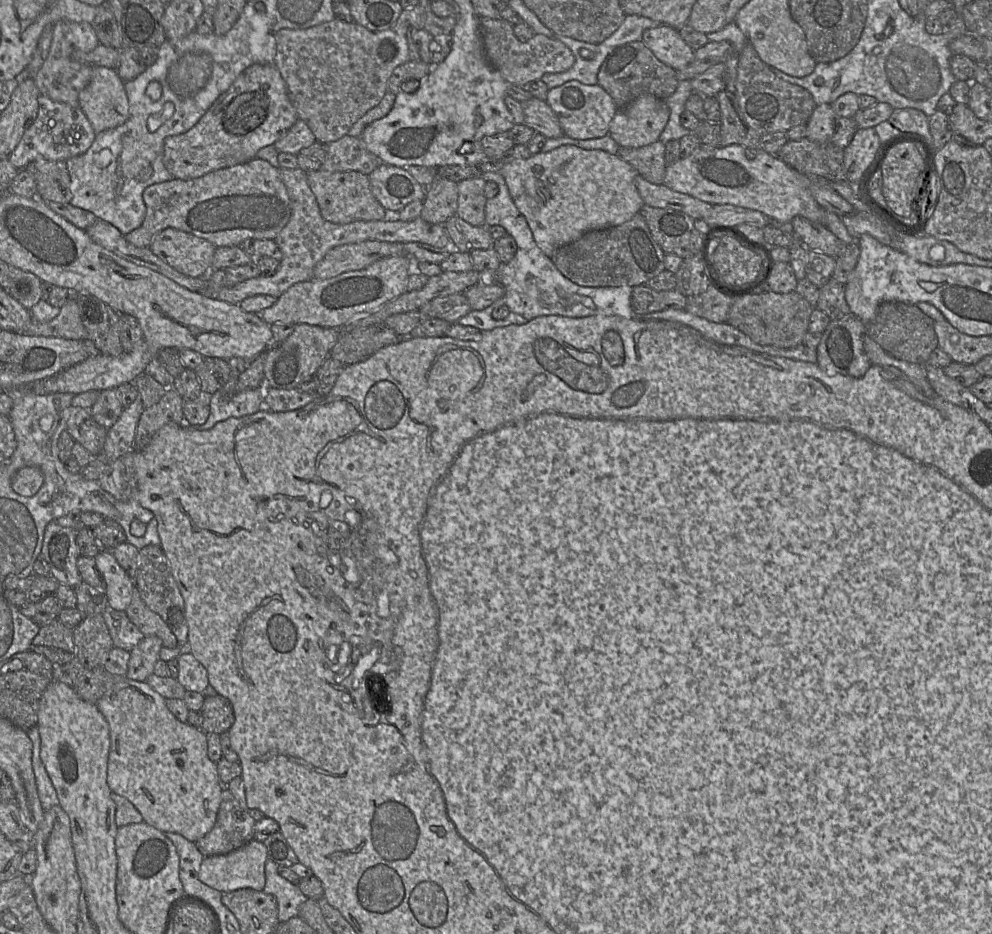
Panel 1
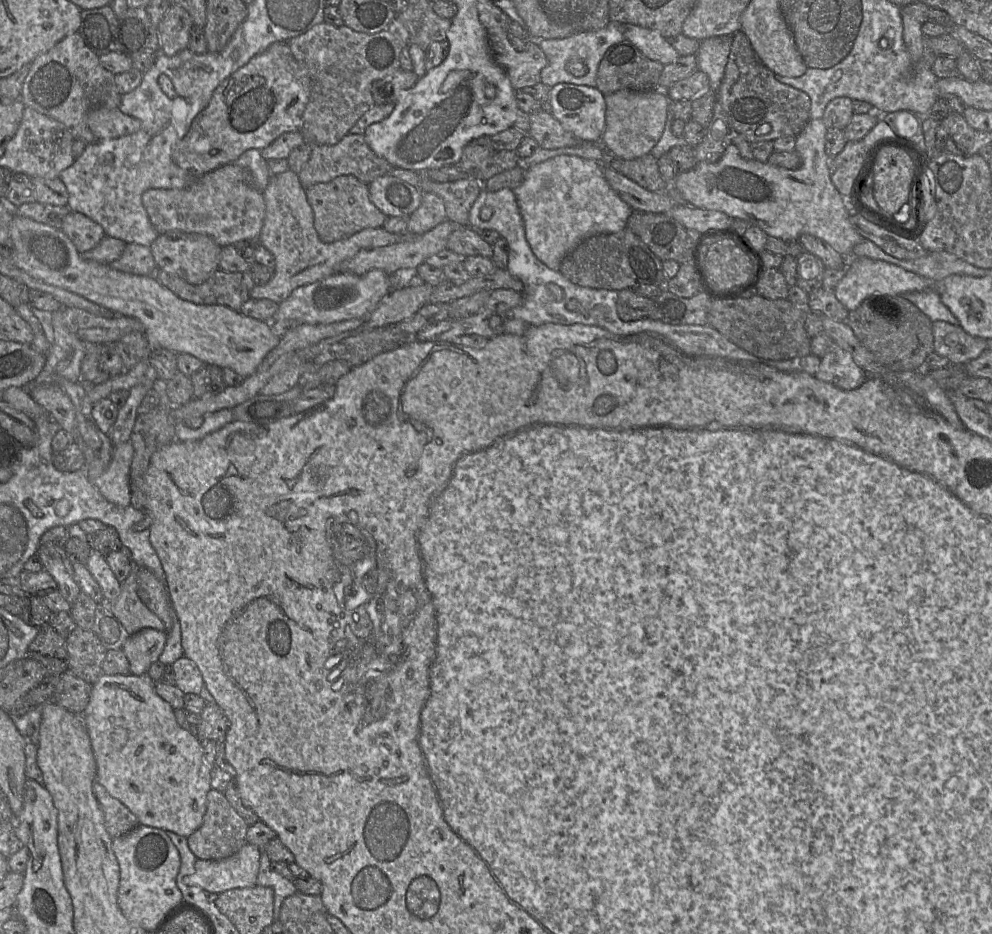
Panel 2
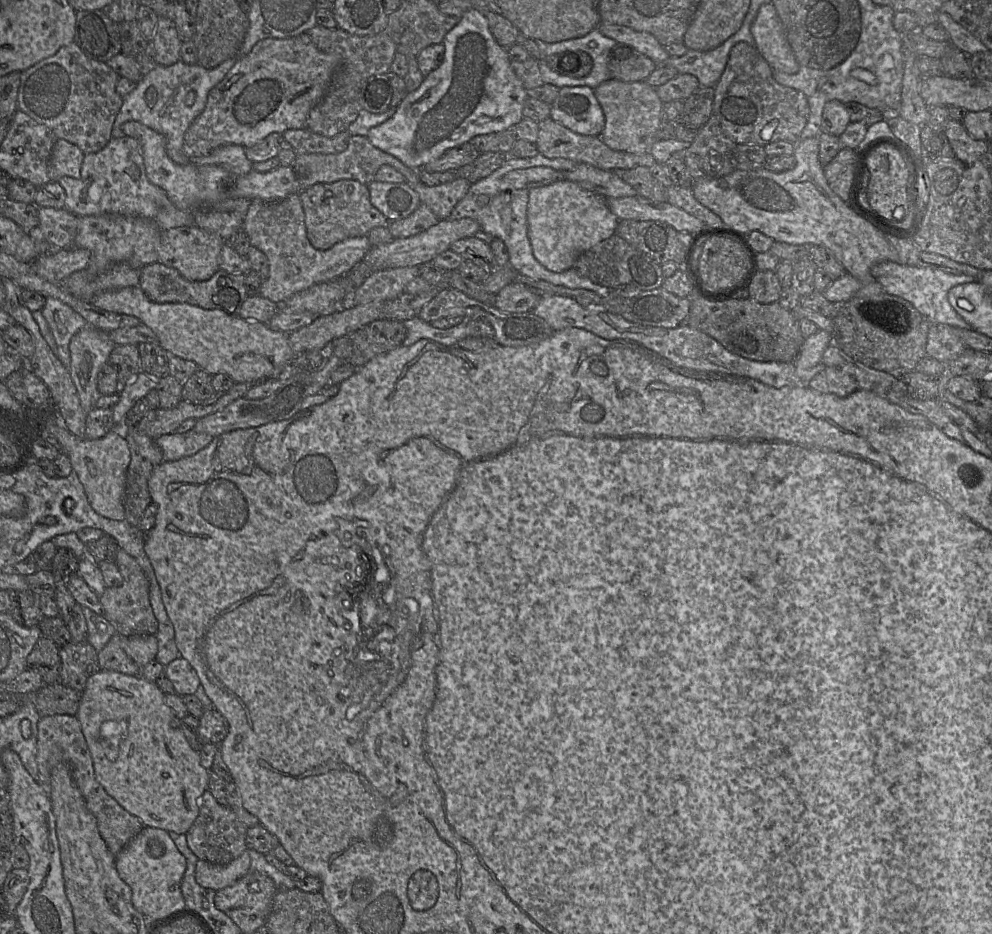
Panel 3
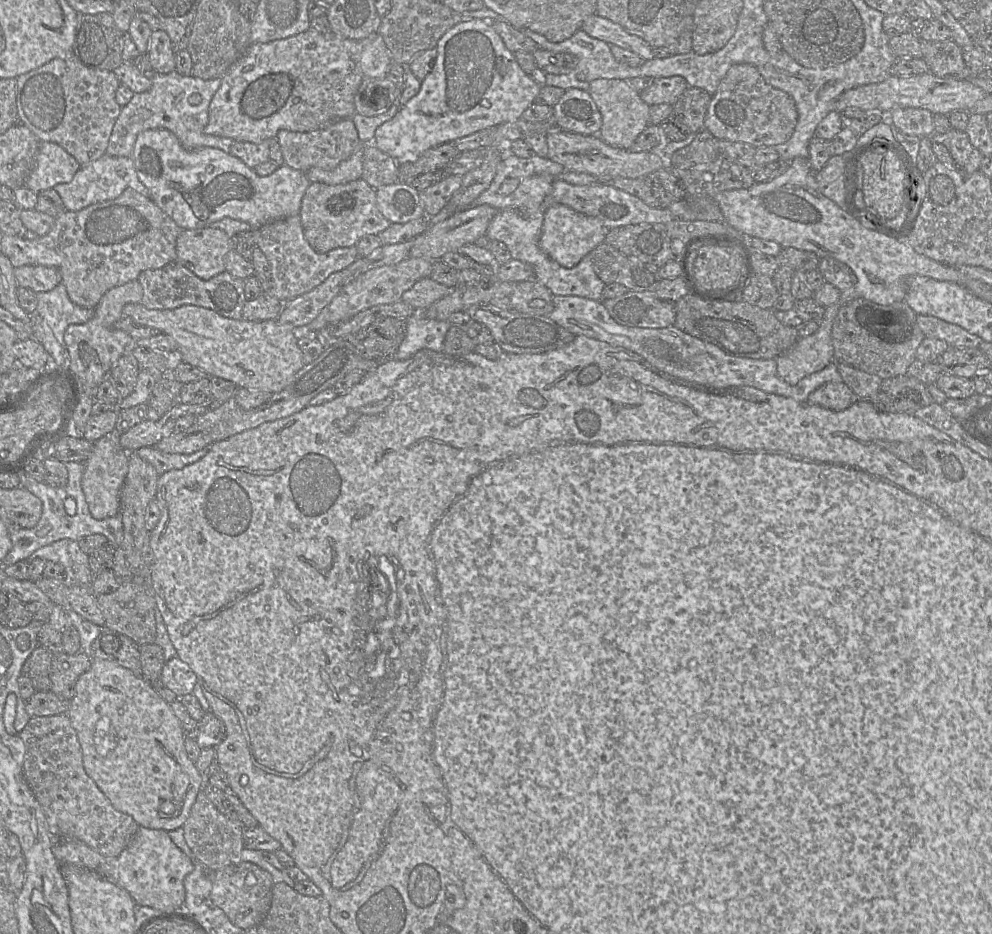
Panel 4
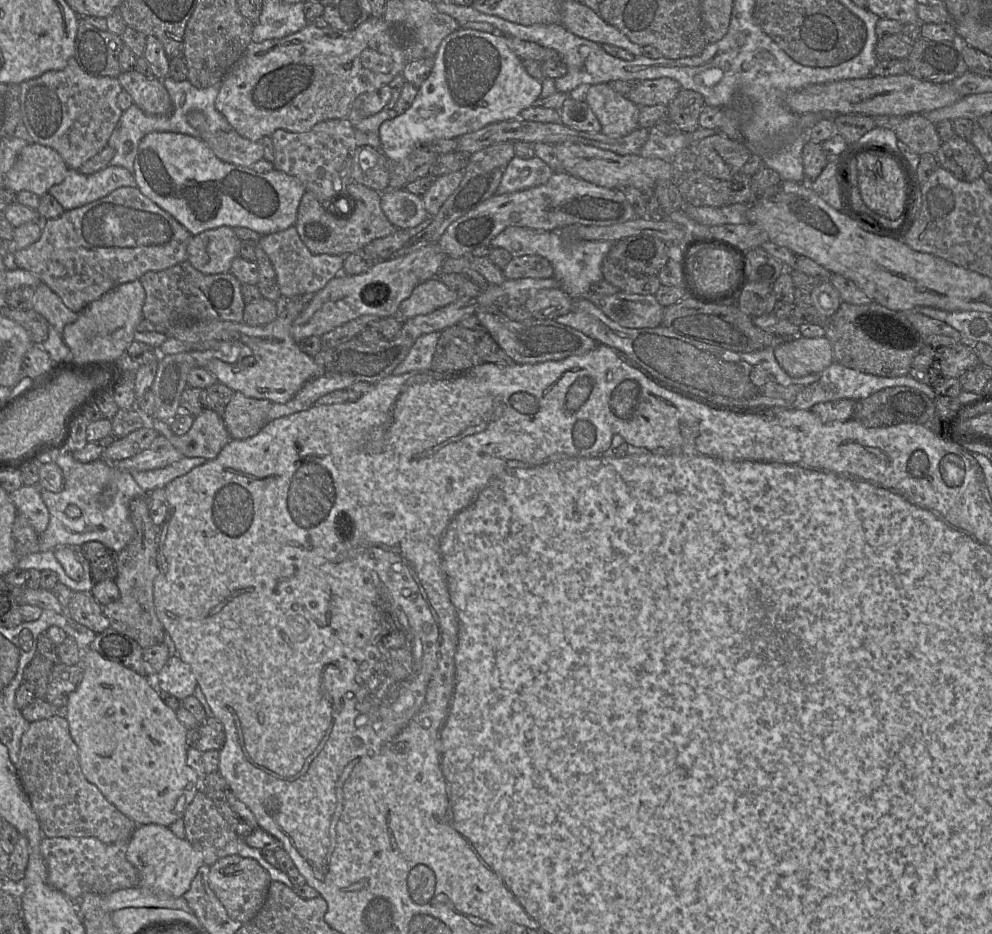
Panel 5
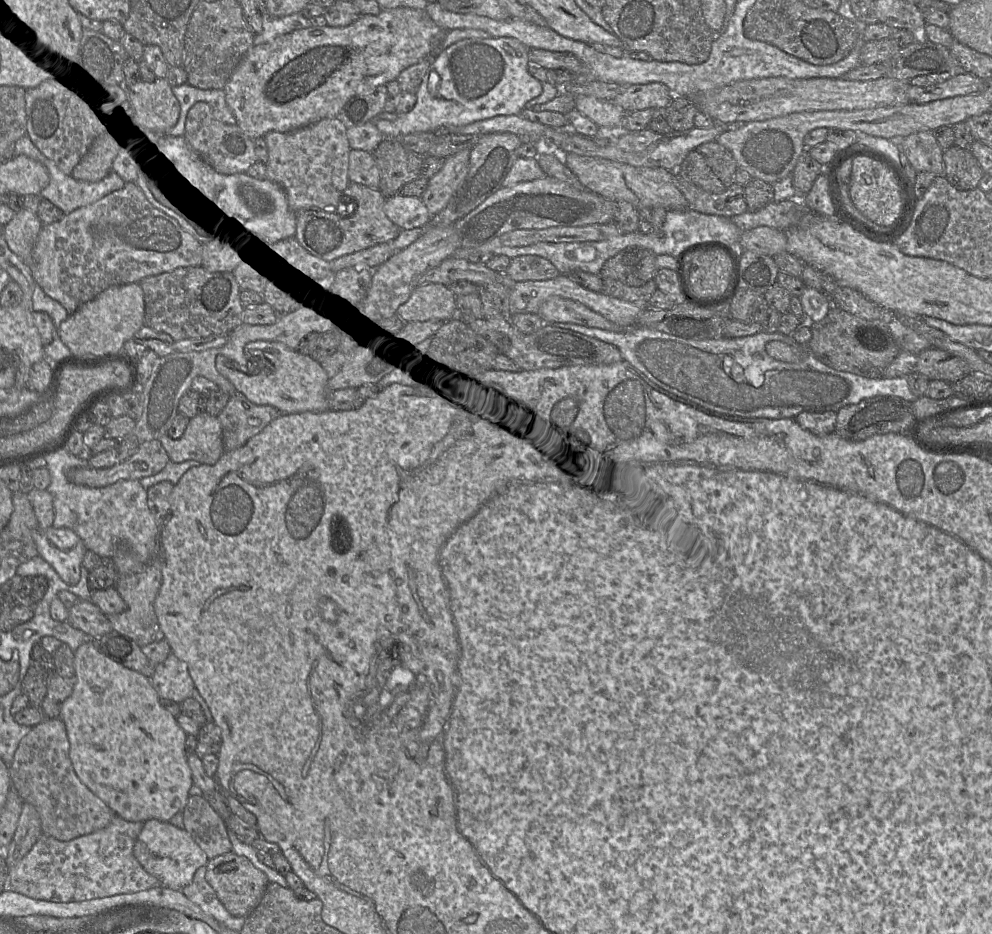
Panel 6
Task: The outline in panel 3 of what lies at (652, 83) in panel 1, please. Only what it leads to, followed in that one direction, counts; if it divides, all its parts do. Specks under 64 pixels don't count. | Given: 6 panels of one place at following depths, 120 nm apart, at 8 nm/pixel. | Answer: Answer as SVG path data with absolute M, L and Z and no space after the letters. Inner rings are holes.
M619 43L612 48L608 58L611 79L622 82L644 82L657 67L647 56Z

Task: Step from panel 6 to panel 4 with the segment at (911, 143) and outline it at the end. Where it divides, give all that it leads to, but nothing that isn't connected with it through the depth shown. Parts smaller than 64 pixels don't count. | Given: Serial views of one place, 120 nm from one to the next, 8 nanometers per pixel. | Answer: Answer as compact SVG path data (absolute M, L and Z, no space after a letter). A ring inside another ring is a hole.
M923 108L892 110L894 125L903 133L919 138L931 137L934 132L933 114Z

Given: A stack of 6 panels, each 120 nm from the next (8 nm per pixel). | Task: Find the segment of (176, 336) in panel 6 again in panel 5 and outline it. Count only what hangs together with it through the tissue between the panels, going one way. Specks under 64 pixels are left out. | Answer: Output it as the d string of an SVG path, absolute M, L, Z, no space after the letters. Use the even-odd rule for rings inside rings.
M185 261L166 270L146 272L139 281L145 290L145 301L142 308L143 318L158 327L169 329L169 327L180 322L208 320L243 322L246 303L242 297L242 284L230 272L207 275L196 270L188 261Z

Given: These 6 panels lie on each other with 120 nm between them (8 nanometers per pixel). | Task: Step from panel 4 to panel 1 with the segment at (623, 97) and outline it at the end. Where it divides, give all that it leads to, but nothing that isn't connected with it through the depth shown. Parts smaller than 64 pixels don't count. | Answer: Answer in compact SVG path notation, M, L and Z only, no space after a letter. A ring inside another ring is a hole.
M643 94L618 109L610 123L608 135L620 147L643 147L659 140L669 116L665 100Z

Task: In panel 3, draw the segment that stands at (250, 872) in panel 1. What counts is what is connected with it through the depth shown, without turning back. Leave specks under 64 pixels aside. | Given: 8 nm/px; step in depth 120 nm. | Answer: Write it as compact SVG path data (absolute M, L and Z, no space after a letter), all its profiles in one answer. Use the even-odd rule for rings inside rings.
M247 848L238 858L224 865L198 859L195 879L201 887L218 891L234 884L245 876L250 868L251 858Z

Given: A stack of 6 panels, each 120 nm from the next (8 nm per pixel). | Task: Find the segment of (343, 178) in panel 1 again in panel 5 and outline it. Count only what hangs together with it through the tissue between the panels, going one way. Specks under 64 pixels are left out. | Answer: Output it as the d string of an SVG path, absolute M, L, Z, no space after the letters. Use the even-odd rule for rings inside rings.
M350 181L343 196L343 201L350 200L348 215L334 215L330 211L332 206L321 203L311 192L306 191L303 194L294 225L300 239L312 254L346 256L363 249L373 240L388 236L397 230L381 209L381 193Z

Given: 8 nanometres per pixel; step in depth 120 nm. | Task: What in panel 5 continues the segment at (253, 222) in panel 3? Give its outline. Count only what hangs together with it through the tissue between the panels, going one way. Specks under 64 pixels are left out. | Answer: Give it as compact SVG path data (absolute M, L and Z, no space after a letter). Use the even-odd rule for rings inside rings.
M295 225L283 231L261 236L258 245L267 254L274 267L283 300L303 295L313 295L332 278L342 273L345 256L312 254L300 239Z

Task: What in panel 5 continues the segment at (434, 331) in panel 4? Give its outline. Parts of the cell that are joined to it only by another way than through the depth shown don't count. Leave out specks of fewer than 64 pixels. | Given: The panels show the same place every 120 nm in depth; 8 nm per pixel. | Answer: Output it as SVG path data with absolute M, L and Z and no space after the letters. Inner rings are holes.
M432 332L420 336L405 359L393 370L391 375L398 376L411 372L433 372L428 371L435 352L440 332Z

